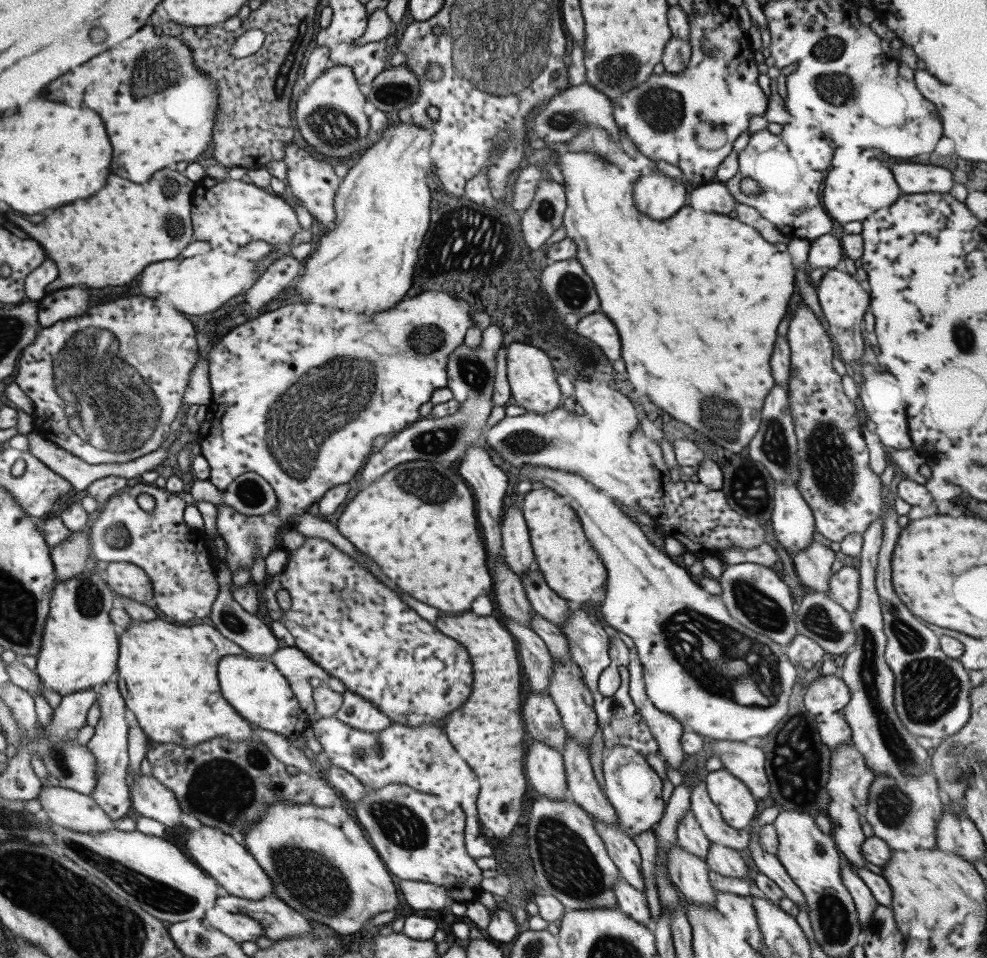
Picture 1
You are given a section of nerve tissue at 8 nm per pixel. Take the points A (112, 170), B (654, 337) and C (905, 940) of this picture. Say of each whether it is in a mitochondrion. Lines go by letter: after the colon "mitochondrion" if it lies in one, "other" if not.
A: other
B: other
C: other

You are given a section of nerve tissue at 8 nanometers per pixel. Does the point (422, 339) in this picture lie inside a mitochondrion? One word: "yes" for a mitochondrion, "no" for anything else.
yes

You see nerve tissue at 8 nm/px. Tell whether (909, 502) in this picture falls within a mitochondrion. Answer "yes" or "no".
no

